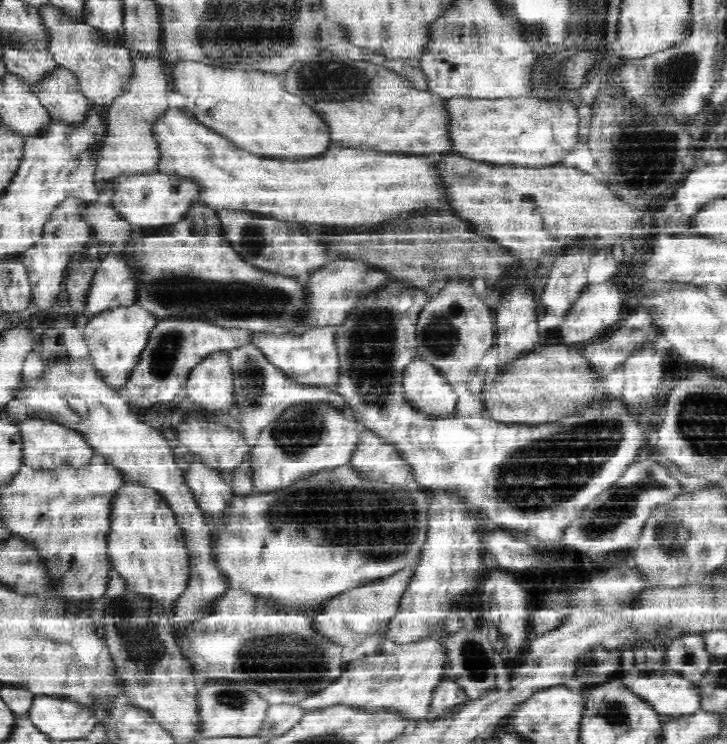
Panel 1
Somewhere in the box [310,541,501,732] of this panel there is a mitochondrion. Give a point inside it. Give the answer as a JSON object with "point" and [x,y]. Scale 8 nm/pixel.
{"point":[473,661]}

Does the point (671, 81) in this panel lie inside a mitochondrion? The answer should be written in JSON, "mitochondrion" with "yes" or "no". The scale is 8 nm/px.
{"mitochondrion":"yes"}

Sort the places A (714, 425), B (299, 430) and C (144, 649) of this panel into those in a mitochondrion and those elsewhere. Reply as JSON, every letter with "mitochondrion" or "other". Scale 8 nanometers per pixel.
{"A":"mitochondrion","B":"mitochondrion","C":"mitochondrion"}

